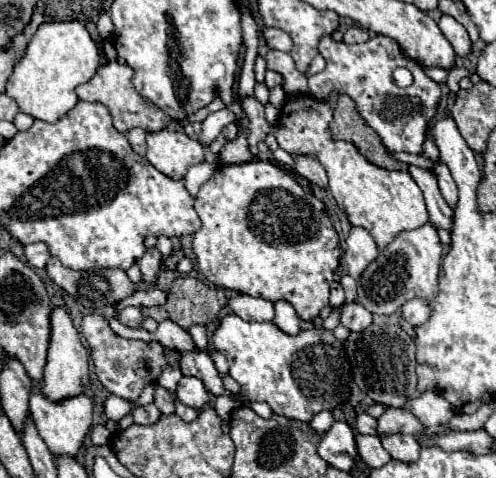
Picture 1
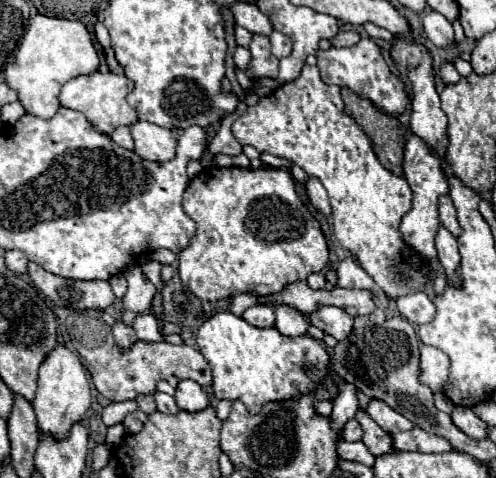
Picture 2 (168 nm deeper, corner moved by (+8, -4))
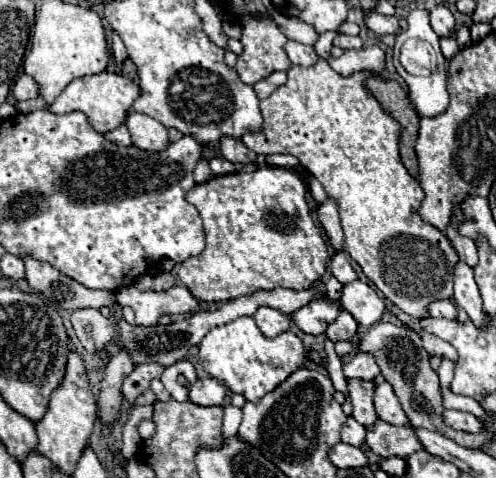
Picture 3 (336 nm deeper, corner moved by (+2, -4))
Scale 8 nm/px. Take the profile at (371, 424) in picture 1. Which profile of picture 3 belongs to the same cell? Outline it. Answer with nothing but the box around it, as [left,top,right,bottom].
[340,416,366,446]

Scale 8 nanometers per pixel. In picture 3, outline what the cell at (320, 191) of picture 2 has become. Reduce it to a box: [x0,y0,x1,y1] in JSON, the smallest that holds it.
[318,198,344,250]

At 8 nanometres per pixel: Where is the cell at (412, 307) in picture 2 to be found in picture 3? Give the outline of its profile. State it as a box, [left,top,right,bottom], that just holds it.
[428,300,458,320]

